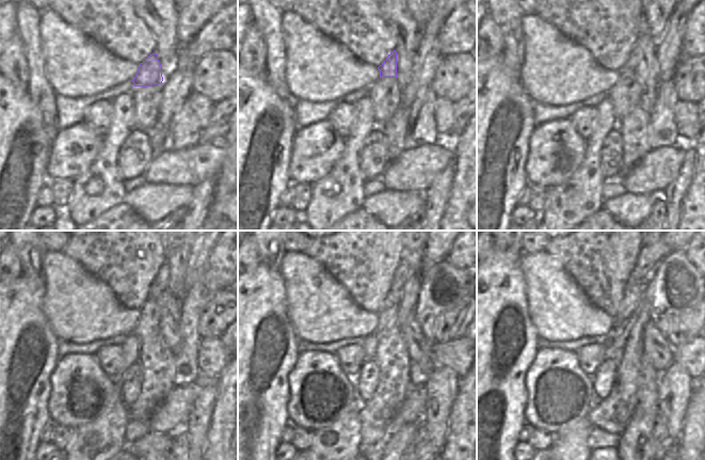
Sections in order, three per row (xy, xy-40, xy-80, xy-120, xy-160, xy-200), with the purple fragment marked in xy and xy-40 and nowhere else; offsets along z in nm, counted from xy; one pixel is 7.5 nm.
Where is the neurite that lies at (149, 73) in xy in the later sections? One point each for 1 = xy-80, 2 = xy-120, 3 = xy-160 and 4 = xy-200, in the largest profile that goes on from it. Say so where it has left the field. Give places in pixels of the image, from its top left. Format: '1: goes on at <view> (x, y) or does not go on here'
1: goes on at xy-80 (631, 63)
2: goes on at xy-120 (160, 283)
3: goes on at xy-160 (411, 262)
4: goes on at xy-200 (650, 256)

